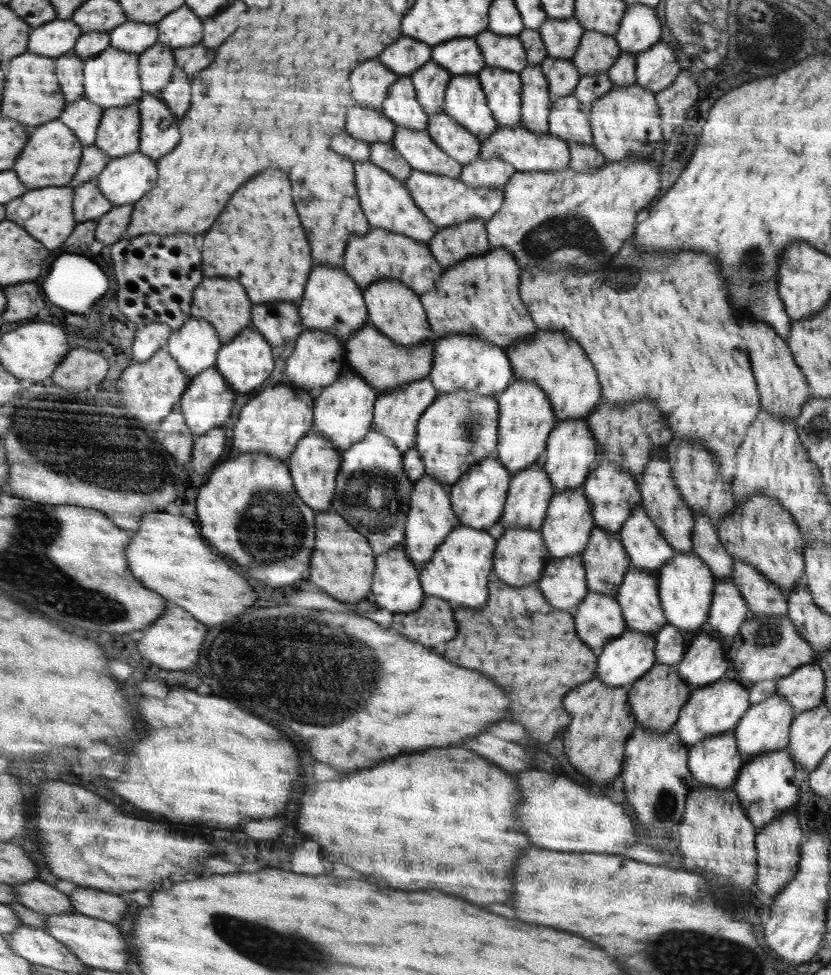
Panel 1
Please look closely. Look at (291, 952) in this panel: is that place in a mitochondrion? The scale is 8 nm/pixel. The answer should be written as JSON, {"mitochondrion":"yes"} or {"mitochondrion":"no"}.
{"mitochondrion":"yes"}

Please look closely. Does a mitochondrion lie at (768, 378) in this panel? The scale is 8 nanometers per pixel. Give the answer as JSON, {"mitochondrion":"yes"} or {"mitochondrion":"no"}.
{"mitochondrion":"no"}

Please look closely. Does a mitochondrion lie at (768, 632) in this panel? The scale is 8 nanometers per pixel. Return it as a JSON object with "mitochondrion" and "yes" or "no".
{"mitochondrion":"yes"}

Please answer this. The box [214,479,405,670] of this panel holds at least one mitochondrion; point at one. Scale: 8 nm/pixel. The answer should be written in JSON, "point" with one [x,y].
{"point":[272,528]}

